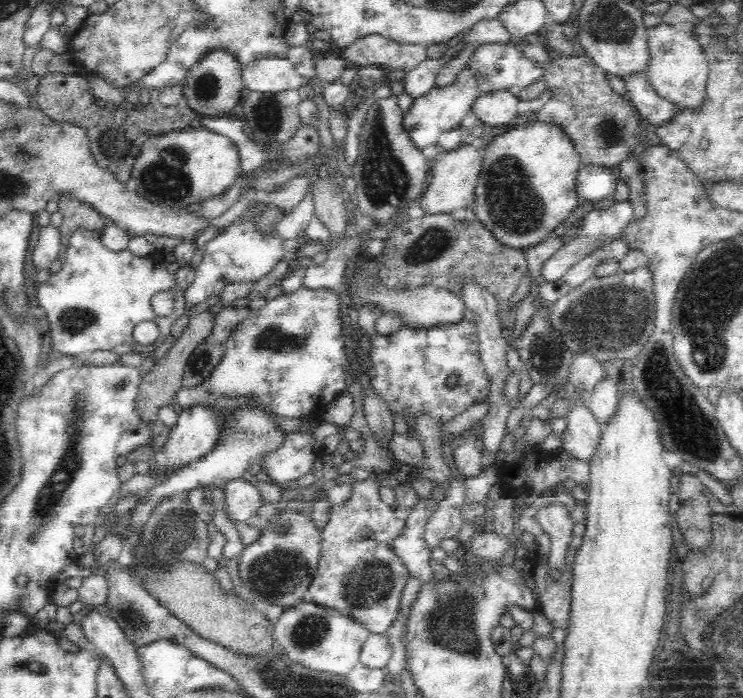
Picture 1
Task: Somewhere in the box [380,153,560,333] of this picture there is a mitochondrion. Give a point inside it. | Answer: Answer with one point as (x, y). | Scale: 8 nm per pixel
(434, 241)

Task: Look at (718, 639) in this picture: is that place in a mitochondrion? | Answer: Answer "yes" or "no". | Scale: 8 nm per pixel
yes

